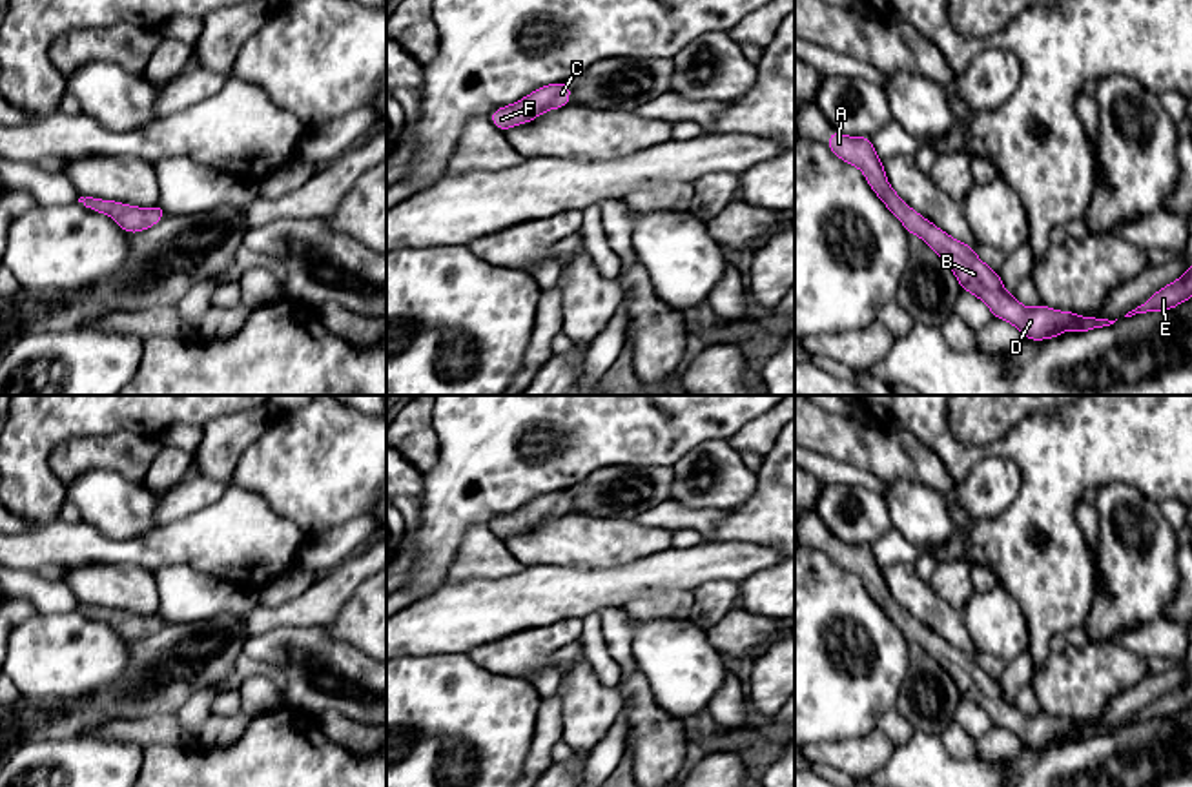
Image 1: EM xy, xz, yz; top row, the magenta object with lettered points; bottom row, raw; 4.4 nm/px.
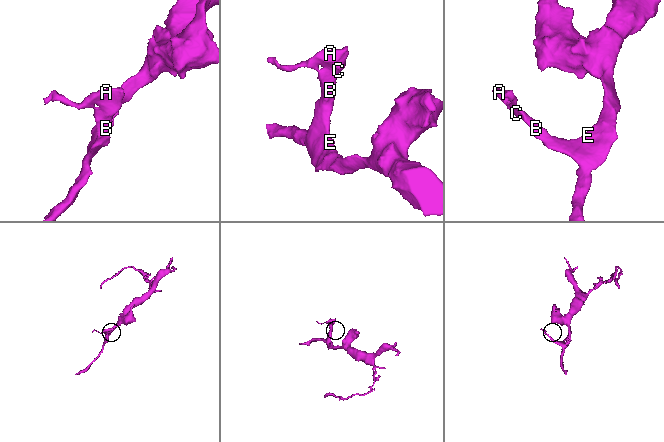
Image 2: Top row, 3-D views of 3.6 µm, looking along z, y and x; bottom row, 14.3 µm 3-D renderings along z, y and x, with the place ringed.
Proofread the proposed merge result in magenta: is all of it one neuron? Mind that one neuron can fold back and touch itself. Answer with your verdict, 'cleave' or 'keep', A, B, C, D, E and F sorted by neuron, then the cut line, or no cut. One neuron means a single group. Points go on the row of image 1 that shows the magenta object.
keep; groups A B C D E F; cut none

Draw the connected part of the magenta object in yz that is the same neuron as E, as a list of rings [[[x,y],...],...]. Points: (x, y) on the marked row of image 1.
[[[1192,264],[1177,281],[1163,286],[1146,302],[1128,312],[1125,317],[1132,317],[1135,313],[1146,313],[1146,312],[1172,310],[1190,297],[1192,297]]]

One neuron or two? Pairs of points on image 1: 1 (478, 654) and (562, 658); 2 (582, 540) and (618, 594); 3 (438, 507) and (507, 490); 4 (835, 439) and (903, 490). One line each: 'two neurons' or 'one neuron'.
1: two neurons
2: two neurons
3: one neuron
4: two neurons

